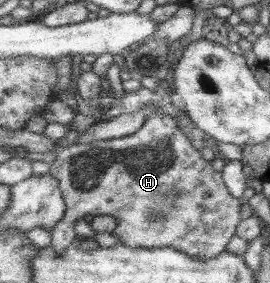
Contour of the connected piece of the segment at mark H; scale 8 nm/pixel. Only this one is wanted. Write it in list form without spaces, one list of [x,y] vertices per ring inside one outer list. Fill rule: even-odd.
[[[152,110],[149,112],[146,119],[144,119],[144,123],[140,125],[140,128],[136,132],[130,134],[130,136],[121,136],[120,138],[113,139],[111,142],[109,140],[97,140],[88,144],[76,142],[73,145],[64,147],[56,154],[48,173],[56,176],[60,180],[60,188],[67,206],[64,218],[58,221],[58,224],[53,227],[51,232],[50,246],[58,253],[65,252],[66,249],[75,245],[78,236],[74,233],[74,222],[80,220],[80,218],[84,218],[86,214],[91,214],[94,218],[100,215],[108,215],[116,218],[116,228],[114,228],[112,233],[118,238],[120,245],[130,248],[172,248],[190,256],[196,256],[198,259],[216,257],[218,253],[223,252],[226,243],[228,243],[228,239],[230,239],[236,230],[236,223],[240,221],[239,208],[241,205],[236,198],[228,194],[226,187],[222,184],[220,172],[216,172],[210,166],[210,162],[202,159],[196,148],[192,148],[190,140],[177,127],[175,118],[163,114],[161,110]]]

